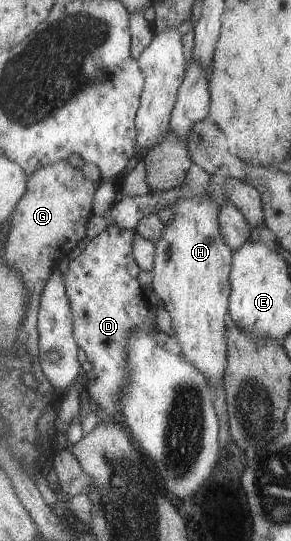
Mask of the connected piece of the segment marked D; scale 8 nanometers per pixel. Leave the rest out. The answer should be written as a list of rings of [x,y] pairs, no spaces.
[[[110,223],[98,237],[90,239],[90,243],[76,259],[70,261],[68,272],[65,275],[67,294],[71,299],[71,308],[75,317],[73,332],[79,347],[86,353],[87,359],[92,365],[86,391],[89,399],[95,402],[96,411],[108,421],[125,419],[124,413],[122,413],[125,405],[123,396],[125,388],[129,385],[129,342],[133,335],[132,330],[139,328],[150,332],[155,329],[156,311],[138,281],[140,267],[132,255],[135,233],[135,230],[125,230],[119,225]]]

